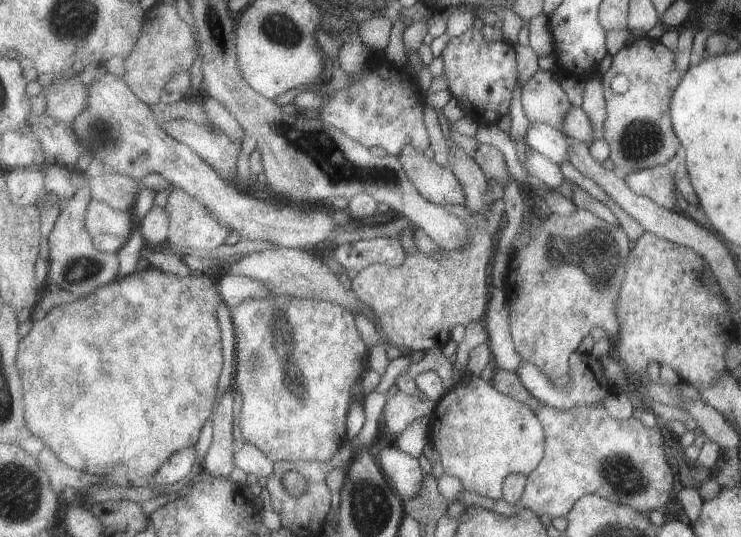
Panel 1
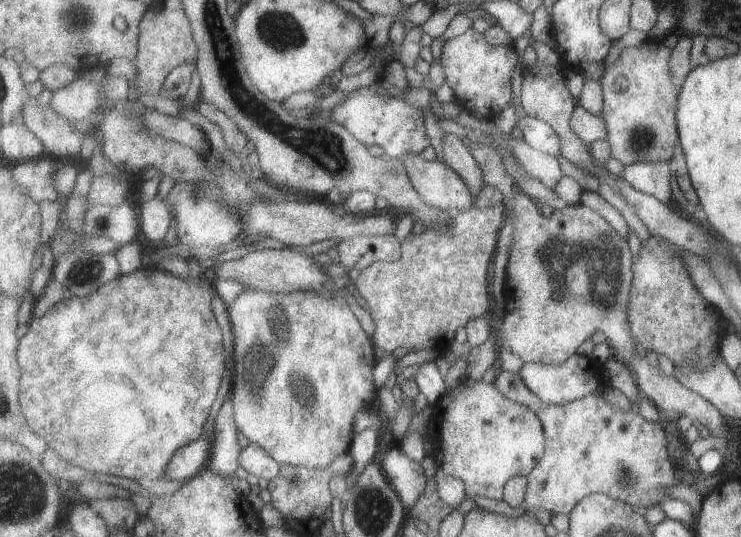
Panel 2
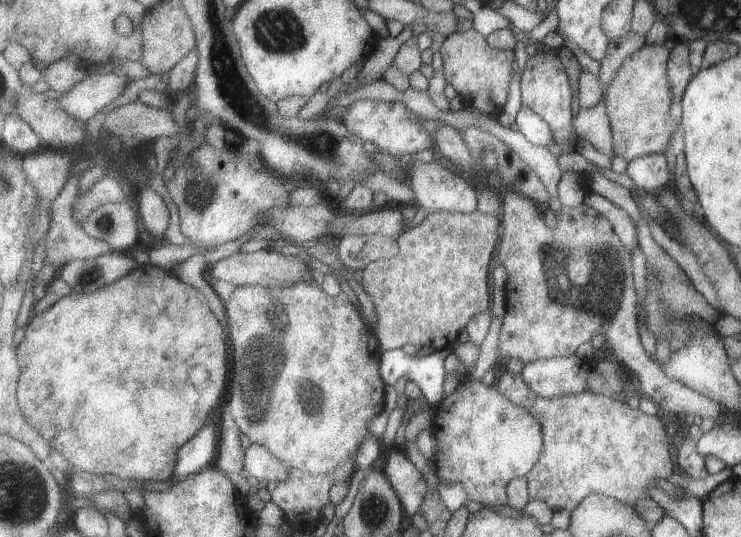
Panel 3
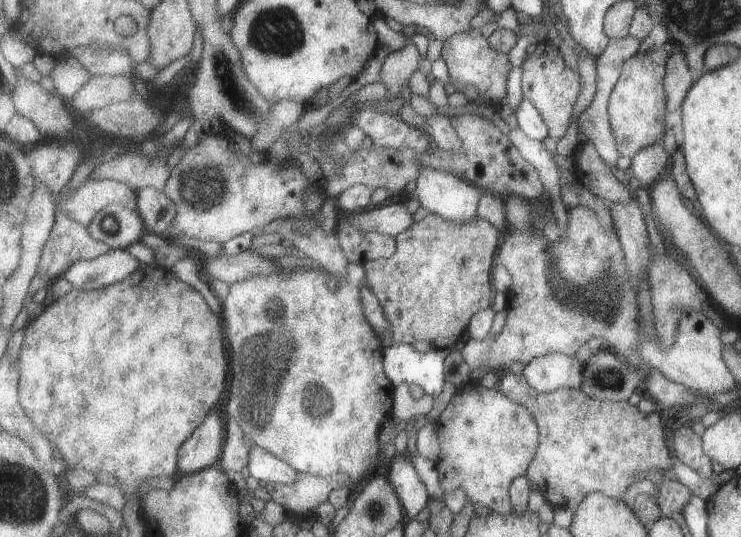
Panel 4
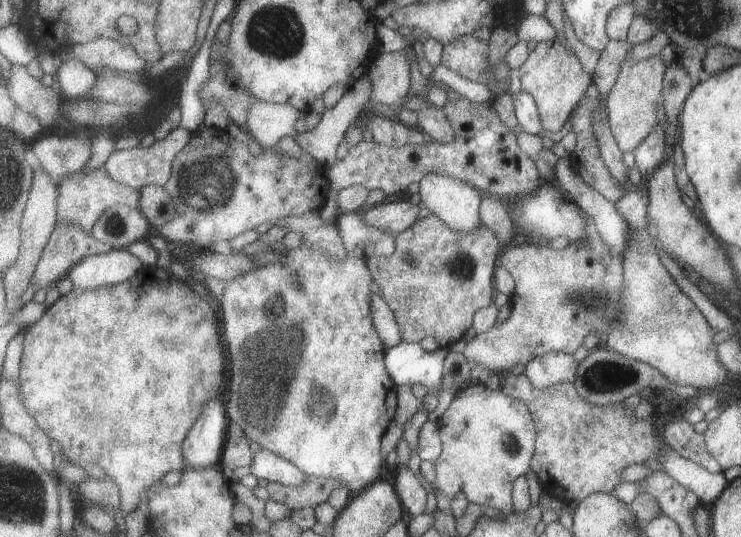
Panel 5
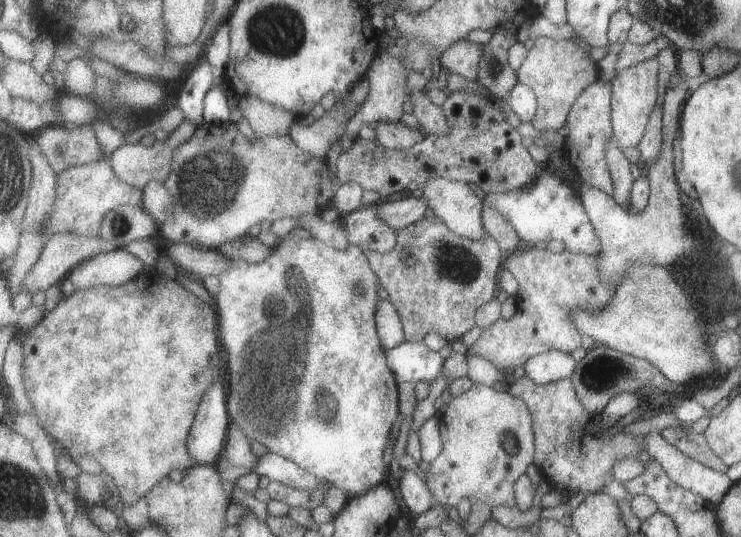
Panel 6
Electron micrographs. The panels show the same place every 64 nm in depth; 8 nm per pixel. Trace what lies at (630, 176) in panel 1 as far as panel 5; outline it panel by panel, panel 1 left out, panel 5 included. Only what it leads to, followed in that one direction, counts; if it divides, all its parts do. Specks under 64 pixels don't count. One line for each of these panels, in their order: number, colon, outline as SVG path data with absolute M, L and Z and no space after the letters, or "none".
2: M661 160L635 162L635 164L625 166L621 176L633 190L653 196L663 204L675 206L671 186L669 186L669 164L667 162L661 162Z
3: M655 152L633 158L627 164L625 174L633 180L637 190L645 190L645 194L655 194L655 196L671 182L671 174L667 170L667 158Z
4: M663 142L649 144L645 148L639 148L639 152L631 158L629 174L639 180L643 188L651 188L655 180L659 180L669 170L669 156L665 154Z
5: M655 122L653 130L639 142L633 150L635 170L643 176L643 180L665 160L665 132L659 122Z

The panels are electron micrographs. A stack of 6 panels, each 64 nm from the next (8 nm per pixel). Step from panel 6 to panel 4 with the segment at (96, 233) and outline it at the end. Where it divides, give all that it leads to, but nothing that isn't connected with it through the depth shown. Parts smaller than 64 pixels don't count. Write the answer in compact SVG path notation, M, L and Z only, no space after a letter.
M87 180L79 190L65 188L61 192L61 208L85 228L91 226L95 214L109 204L125 204L131 210L139 210L139 192L117 180Z

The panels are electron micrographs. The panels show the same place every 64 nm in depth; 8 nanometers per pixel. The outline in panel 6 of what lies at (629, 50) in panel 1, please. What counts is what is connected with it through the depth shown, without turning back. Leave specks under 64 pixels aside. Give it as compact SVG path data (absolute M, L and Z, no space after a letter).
M651 58L641 64L619 70L611 82L613 138L621 150L639 148L639 142L645 134L645 124L647 124L649 114L657 102L657 70L659 70L659 64L655 58Z

